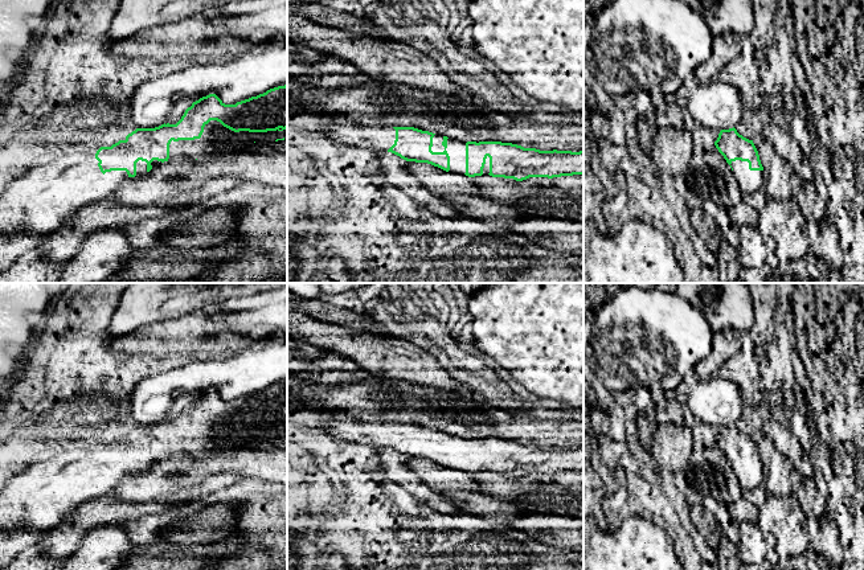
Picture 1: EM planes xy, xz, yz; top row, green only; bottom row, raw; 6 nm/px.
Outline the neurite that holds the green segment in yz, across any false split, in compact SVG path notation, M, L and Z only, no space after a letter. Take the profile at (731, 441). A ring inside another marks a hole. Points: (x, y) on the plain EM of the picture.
M733 423L721 426L714 442L730 462L742 489L763 484L763 463L753 436L744 434Z

